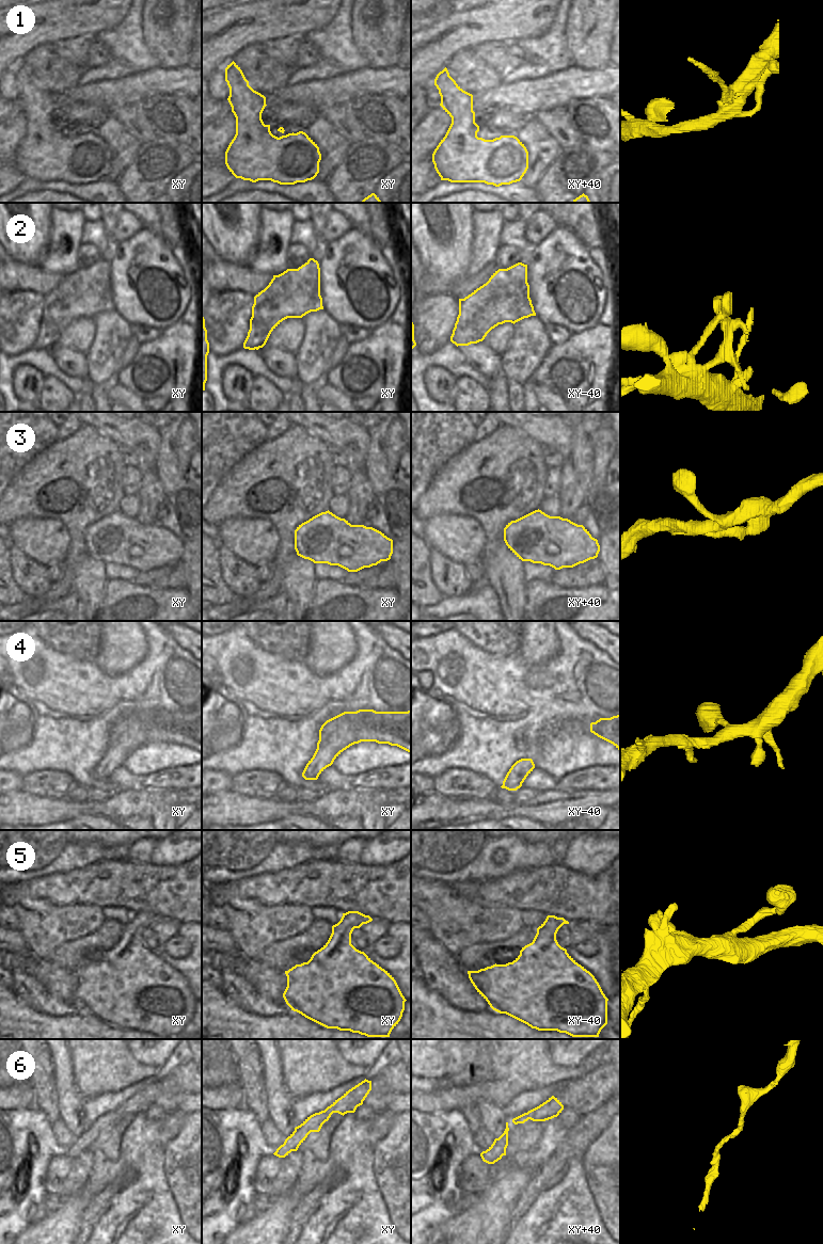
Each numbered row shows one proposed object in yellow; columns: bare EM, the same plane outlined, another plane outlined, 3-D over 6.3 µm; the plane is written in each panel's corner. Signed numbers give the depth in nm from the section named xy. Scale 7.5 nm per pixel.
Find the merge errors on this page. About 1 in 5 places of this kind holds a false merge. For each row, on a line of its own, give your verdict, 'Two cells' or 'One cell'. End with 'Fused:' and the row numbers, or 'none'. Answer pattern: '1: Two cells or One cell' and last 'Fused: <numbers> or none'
1: Two cells
2: Two cells
3: One cell
4: One cell
5: One cell
6: One cell
Fused: 1, 2

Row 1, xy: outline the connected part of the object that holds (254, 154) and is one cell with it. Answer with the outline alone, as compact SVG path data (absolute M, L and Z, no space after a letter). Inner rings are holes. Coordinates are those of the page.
M247 79L227 82L227 85L227 100L236 117L236 134L225 151L225 164L230 172L236 178L252 182L271 180L280 185L295 185L314 179L319 173L321 160L317 144L303 131L280 138L273 135L270 125L265 125L262 119L262 113L267 106L266 97L254 91Z

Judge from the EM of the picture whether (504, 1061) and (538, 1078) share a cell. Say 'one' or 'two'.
one

